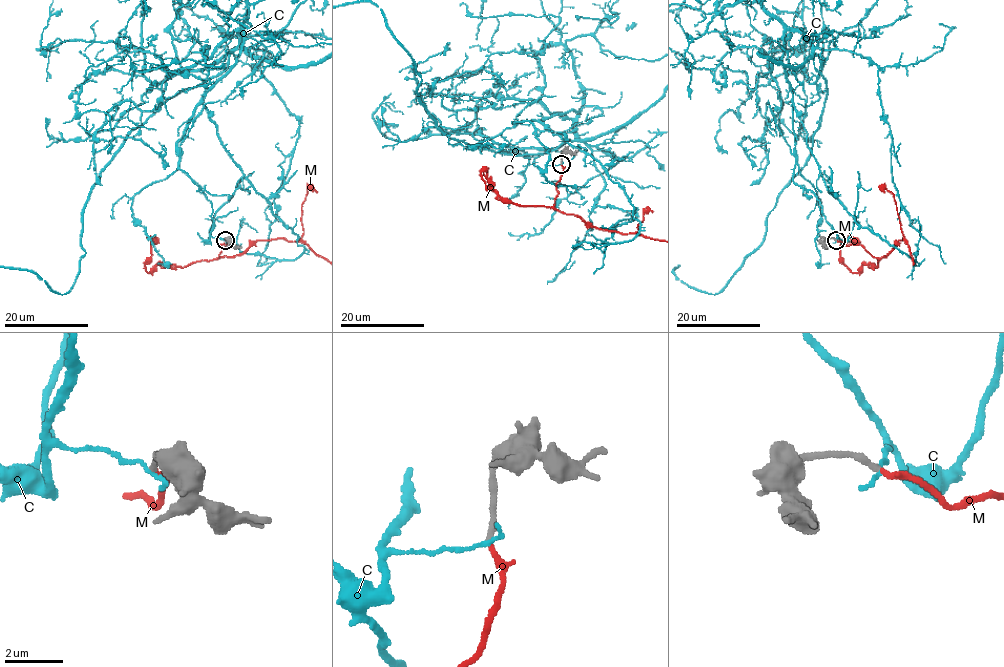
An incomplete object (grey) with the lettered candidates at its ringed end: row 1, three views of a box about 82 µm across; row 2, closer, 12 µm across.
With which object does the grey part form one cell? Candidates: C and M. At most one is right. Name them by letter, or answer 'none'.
M

